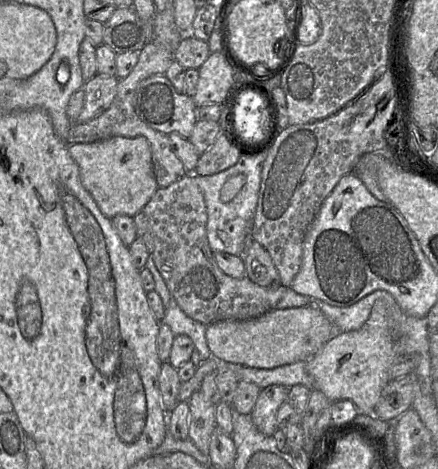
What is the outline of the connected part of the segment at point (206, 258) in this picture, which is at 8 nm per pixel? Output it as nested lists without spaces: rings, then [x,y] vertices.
[[[187,173],[180,180],[166,188],[156,190],[151,200],[142,210],[150,224],[154,239],[152,256],[157,270],[166,283],[171,296],[181,310],[190,318],[208,326],[224,320],[249,320],[276,309],[287,287],[281,285],[277,289],[267,289],[252,282],[247,276],[233,278],[225,274],[214,259],[207,239],[207,210],[203,193],[196,184],[196,173]]]

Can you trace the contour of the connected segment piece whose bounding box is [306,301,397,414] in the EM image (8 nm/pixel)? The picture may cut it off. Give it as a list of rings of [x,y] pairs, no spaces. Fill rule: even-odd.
[[[377,301],[360,329],[337,331],[306,363],[314,389],[324,393],[331,402],[350,400],[357,407],[358,414],[373,414],[382,391],[390,382],[390,368],[396,357],[387,306],[385,302]]]

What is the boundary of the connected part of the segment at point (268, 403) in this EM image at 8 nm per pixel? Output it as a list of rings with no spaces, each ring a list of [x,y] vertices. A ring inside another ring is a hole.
[[[271,385],[261,389],[251,413],[253,424],[260,433],[273,436],[278,429],[277,412],[287,402],[289,388],[281,385]]]

